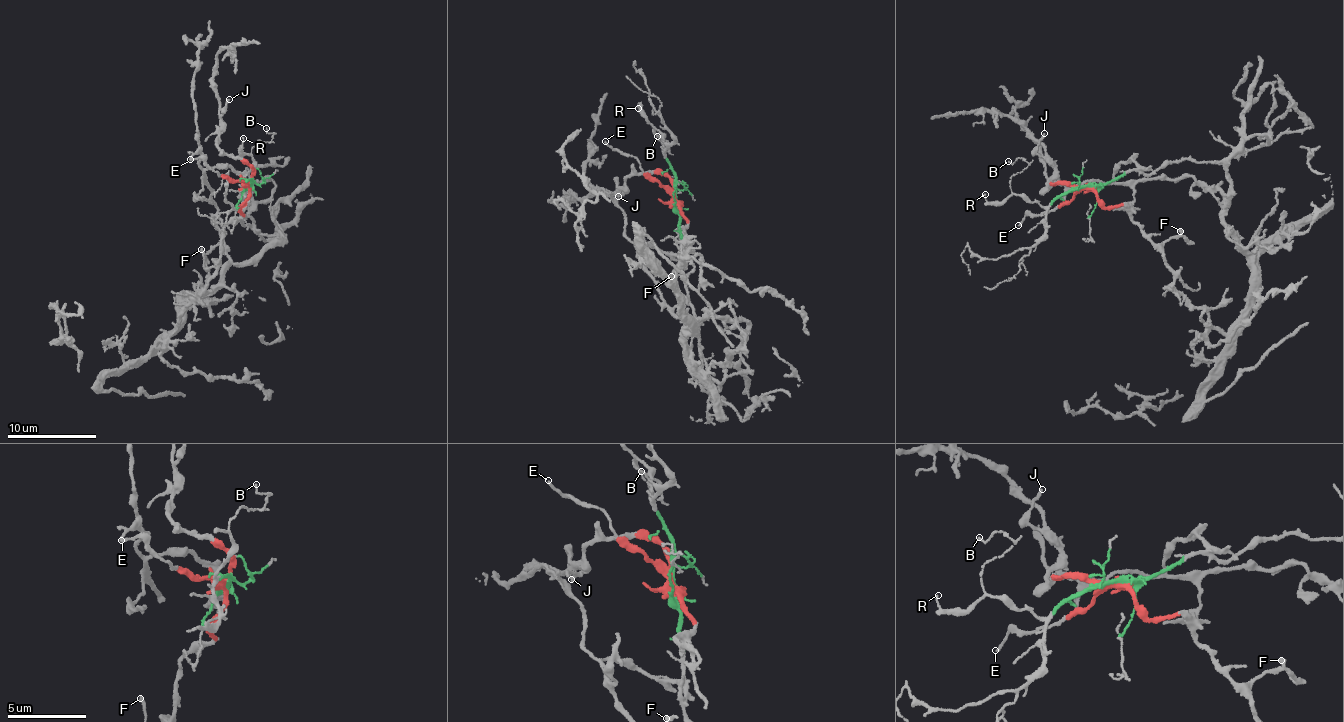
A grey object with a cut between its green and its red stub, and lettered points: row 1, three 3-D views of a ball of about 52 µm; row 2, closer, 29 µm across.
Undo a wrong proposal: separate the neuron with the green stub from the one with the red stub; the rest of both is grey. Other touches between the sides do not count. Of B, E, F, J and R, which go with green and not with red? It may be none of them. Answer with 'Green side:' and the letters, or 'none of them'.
Green side: B, R

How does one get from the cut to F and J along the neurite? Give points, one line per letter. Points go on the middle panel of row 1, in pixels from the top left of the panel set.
F: (675, 199), (688, 223), (678, 229), (688, 239), (687, 251), (694, 268), (684, 276), (671, 275)
J: (675, 199), (673, 181), (665, 176), (645, 172), (629, 175), (623, 184), (624, 191), (617, 183), (618, 197)

